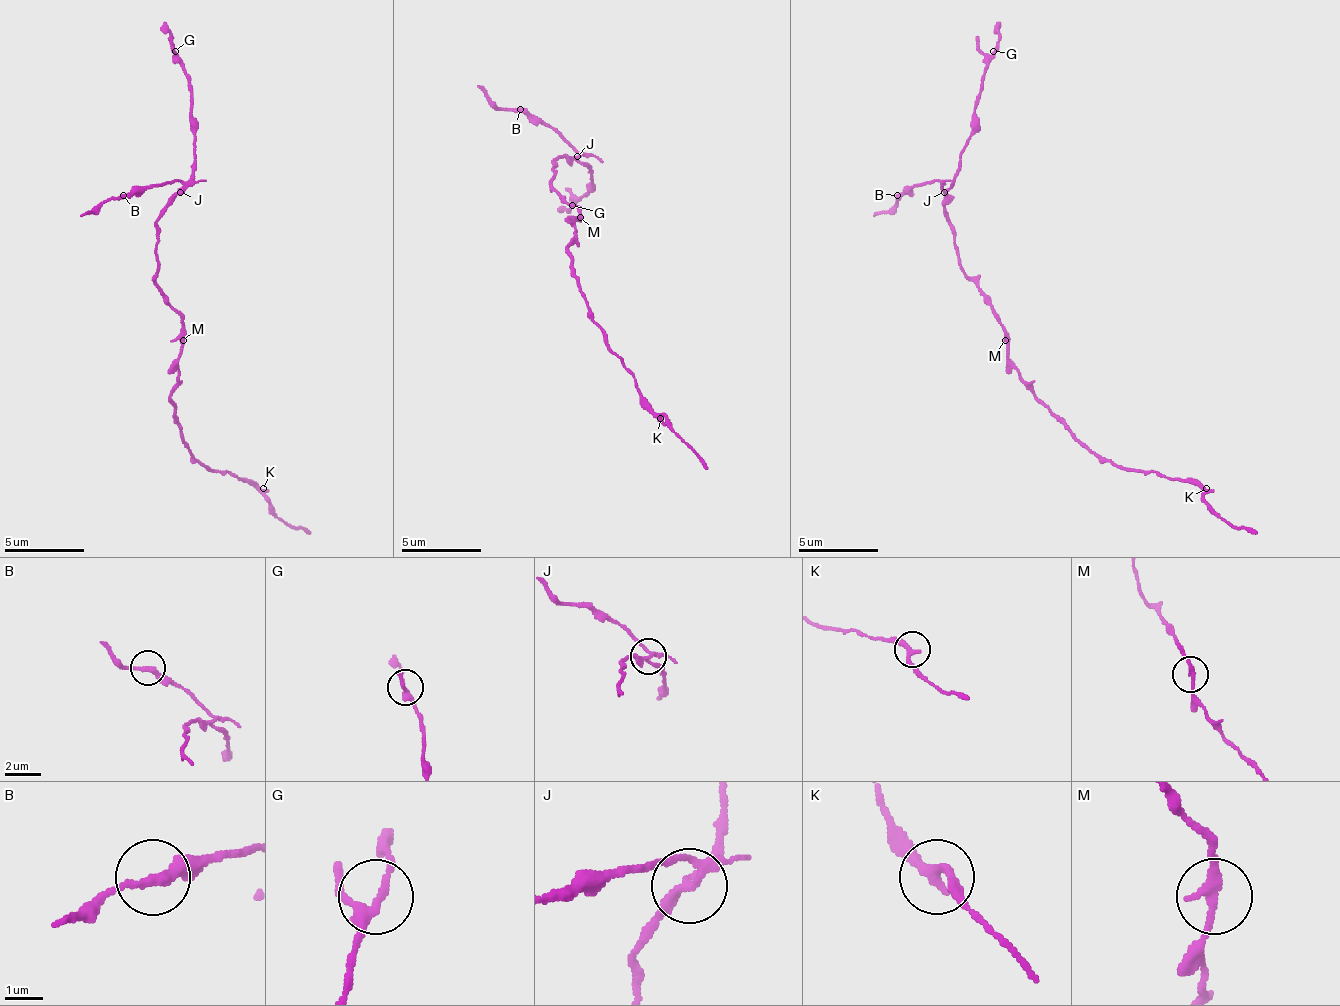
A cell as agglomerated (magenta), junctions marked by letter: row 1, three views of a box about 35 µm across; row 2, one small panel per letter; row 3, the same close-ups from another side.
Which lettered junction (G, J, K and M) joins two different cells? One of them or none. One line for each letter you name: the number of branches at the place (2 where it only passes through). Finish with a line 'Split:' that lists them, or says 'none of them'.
J: 4 branches meet
Split: J

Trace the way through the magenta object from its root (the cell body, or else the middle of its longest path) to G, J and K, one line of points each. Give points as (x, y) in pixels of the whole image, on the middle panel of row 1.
G: (576, 221), (580, 213), (552, 185), (552, 165), (560, 157), (576, 157), (592, 173), (588, 189), (572, 205)
J: (576, 221), (580, 213), (552, 185), (552, 177), (556, 173), (552, 165), (560, 157), (576, 157)
K: (576, 221), (576, 237), (568, 245), (576, 286), (604, 334), (604, 346), (636, 382), (640, 398), (660, 418)

